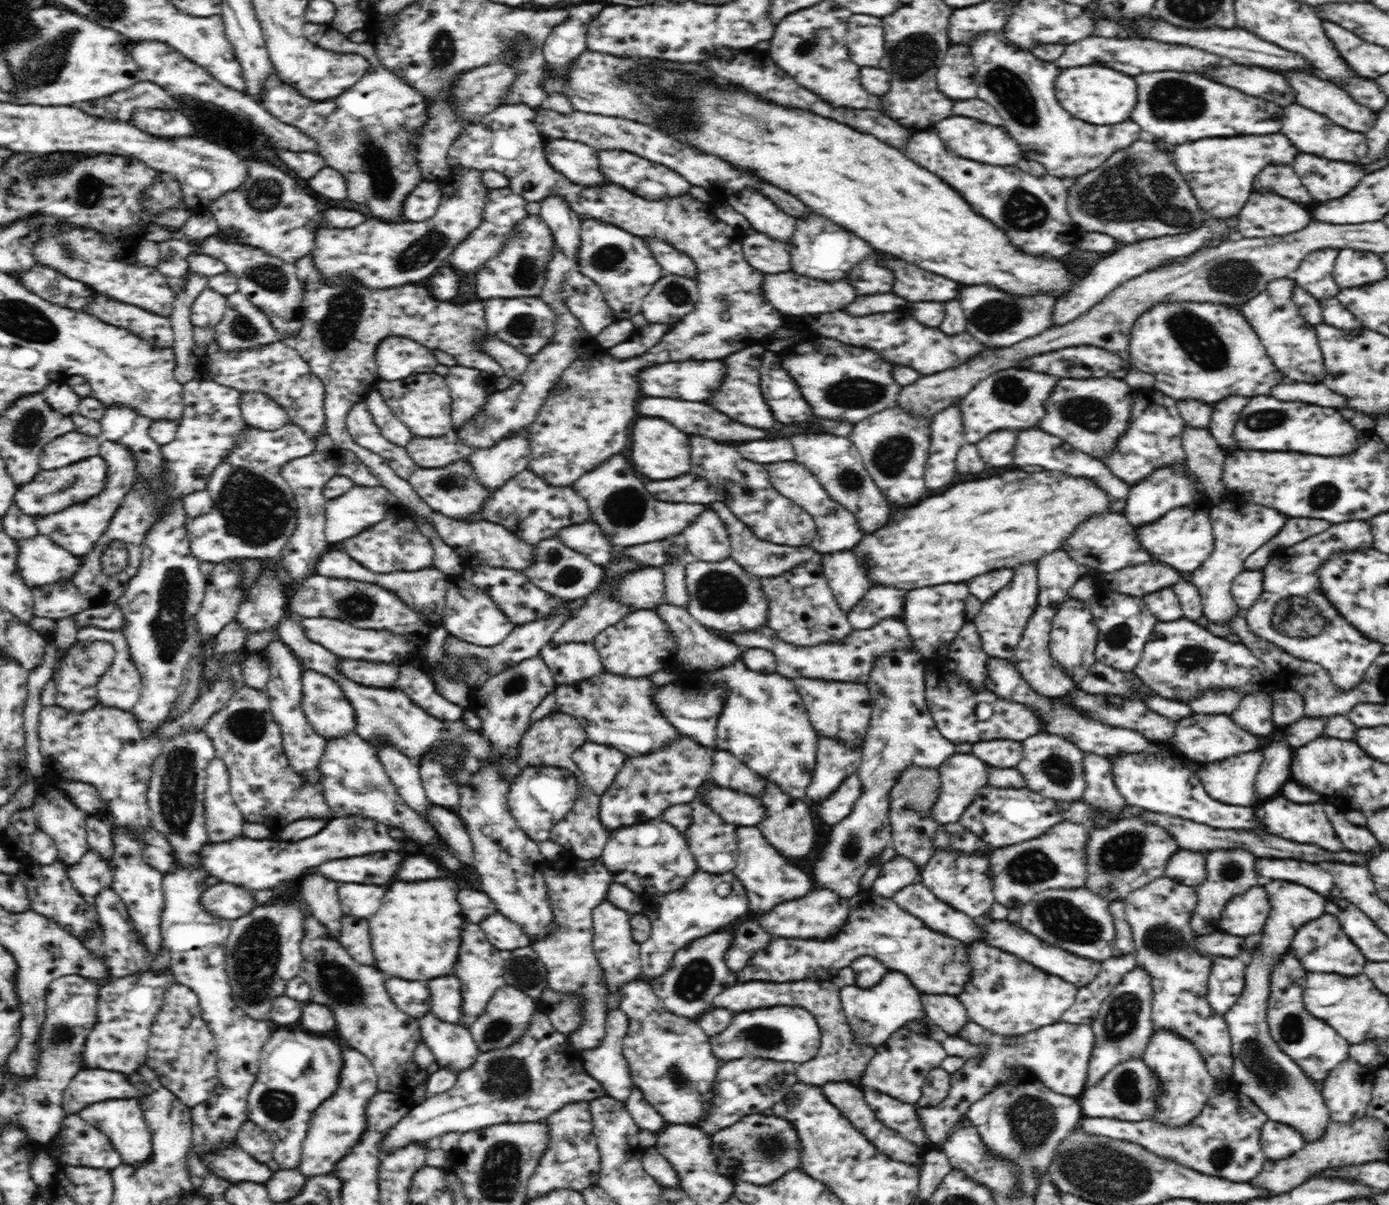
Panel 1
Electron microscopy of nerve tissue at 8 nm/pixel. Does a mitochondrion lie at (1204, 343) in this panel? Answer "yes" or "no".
yes

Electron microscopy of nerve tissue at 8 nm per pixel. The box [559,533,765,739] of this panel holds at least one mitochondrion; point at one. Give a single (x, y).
(720, 591)

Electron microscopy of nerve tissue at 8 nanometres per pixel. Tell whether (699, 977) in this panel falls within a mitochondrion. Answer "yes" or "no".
yes

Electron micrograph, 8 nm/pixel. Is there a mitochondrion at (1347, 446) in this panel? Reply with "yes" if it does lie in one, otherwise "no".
no

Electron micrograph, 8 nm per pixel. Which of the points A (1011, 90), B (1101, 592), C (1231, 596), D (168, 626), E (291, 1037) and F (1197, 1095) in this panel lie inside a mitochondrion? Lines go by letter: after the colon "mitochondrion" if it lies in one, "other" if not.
A: mitochondrion
B: other
C: other
D: mitochondrion
E: other
F: other

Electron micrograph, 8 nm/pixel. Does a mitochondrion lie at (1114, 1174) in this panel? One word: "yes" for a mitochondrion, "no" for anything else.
yes

